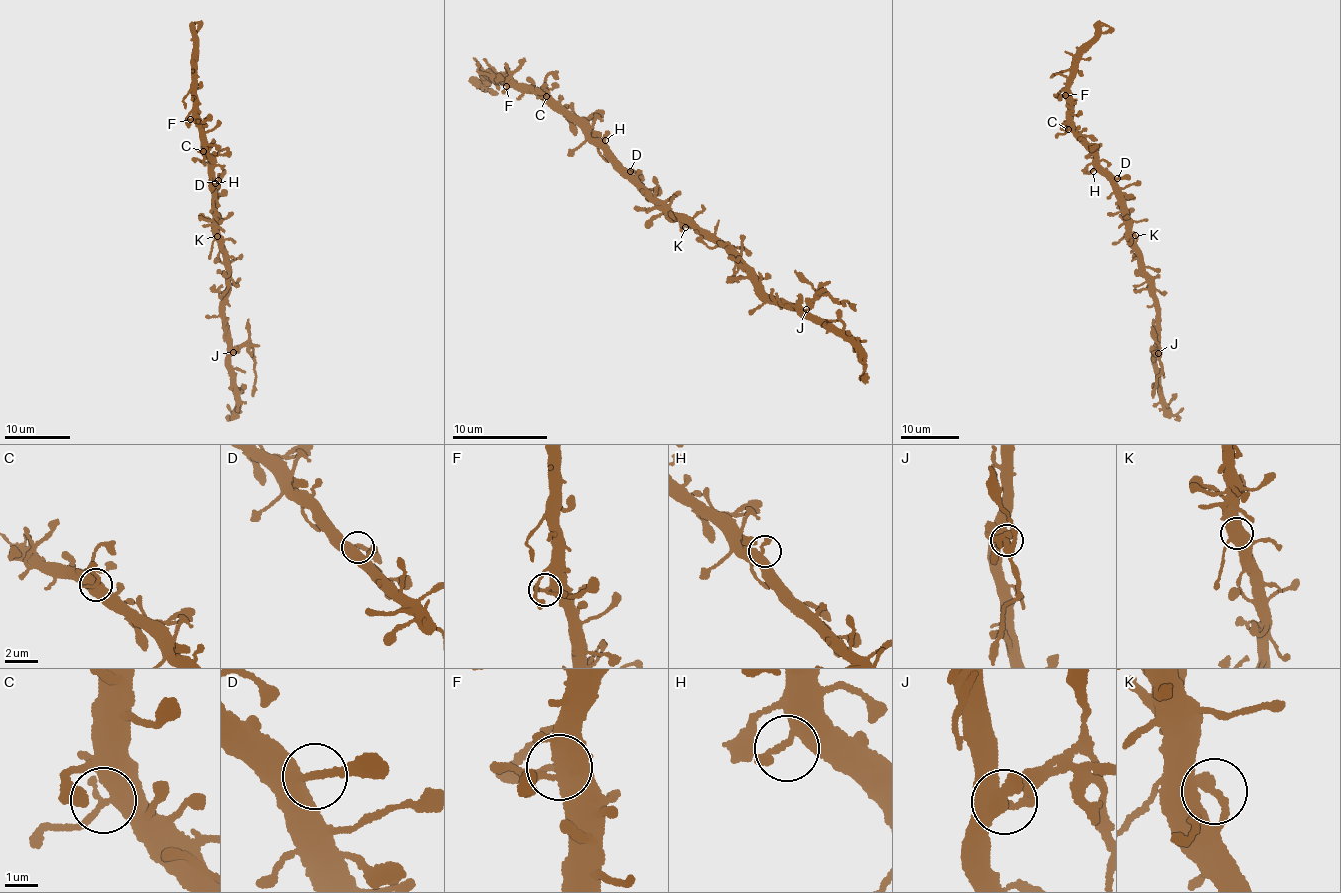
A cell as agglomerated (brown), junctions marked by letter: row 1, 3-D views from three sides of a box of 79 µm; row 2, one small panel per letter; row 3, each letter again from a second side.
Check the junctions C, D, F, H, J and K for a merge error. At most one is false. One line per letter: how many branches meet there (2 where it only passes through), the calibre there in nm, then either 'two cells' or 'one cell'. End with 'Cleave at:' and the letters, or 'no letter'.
C: 2 branches meet; 360 nm thick; one cell
D: 2 branches meet; 240 nm thick; one cell
F: 2 branches meet; 400 nm thick; one cell
H: 1 branches meet; 360 nm thick; one cell
J: 2 branches meet; 320 nm thick; two cells
K: 2 branches meet; 260 nm thick; one cell
Cleave at: J

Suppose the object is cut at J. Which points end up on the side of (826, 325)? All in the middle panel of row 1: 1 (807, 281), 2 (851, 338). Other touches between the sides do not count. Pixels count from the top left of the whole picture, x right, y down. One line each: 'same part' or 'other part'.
1: other part
2: same part

